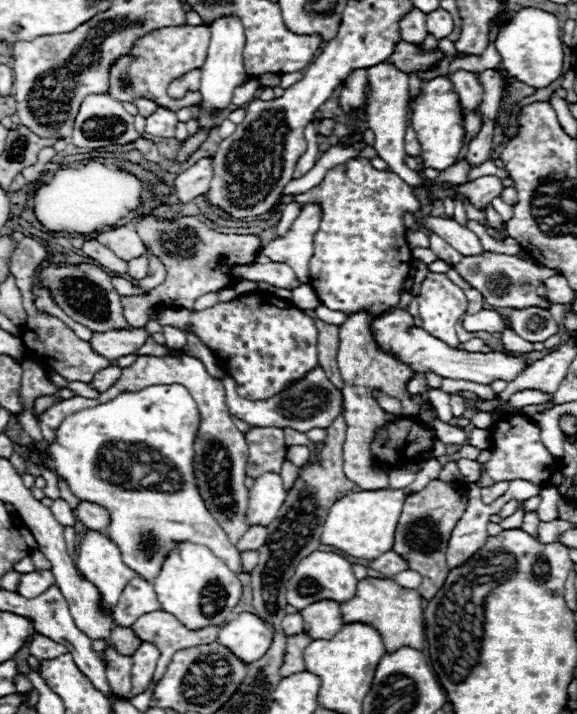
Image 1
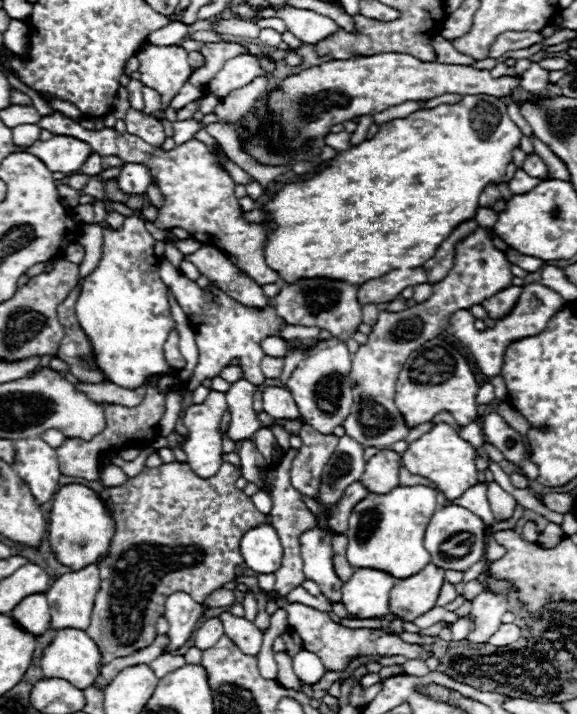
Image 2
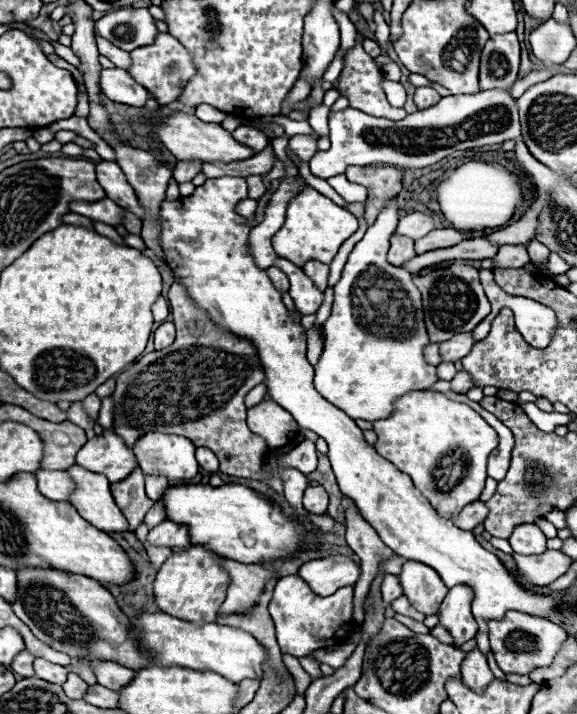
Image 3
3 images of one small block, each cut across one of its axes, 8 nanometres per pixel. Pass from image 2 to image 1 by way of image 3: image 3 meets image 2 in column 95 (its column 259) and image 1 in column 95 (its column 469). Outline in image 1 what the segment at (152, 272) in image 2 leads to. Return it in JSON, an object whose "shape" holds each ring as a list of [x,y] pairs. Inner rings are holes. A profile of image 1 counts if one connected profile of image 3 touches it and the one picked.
{"shape":[[[88,530],[78,546],[78,558],[76,558],[76,568],[80,570],[80,574],[92,582],[100,594],[102,594],[102,602],[106,606],[106,610],[114,610],[114,606],[118,604],[118,598],[124,590],[124,586],[128,584],[128,580],[132,580],[136,574],[134,570],[130,570],[124,562],[122,562],[122,556],[120,556],[120,550],[118,546],[108,538],[104,536],[102,532],[94,532],[94,530]]]}

